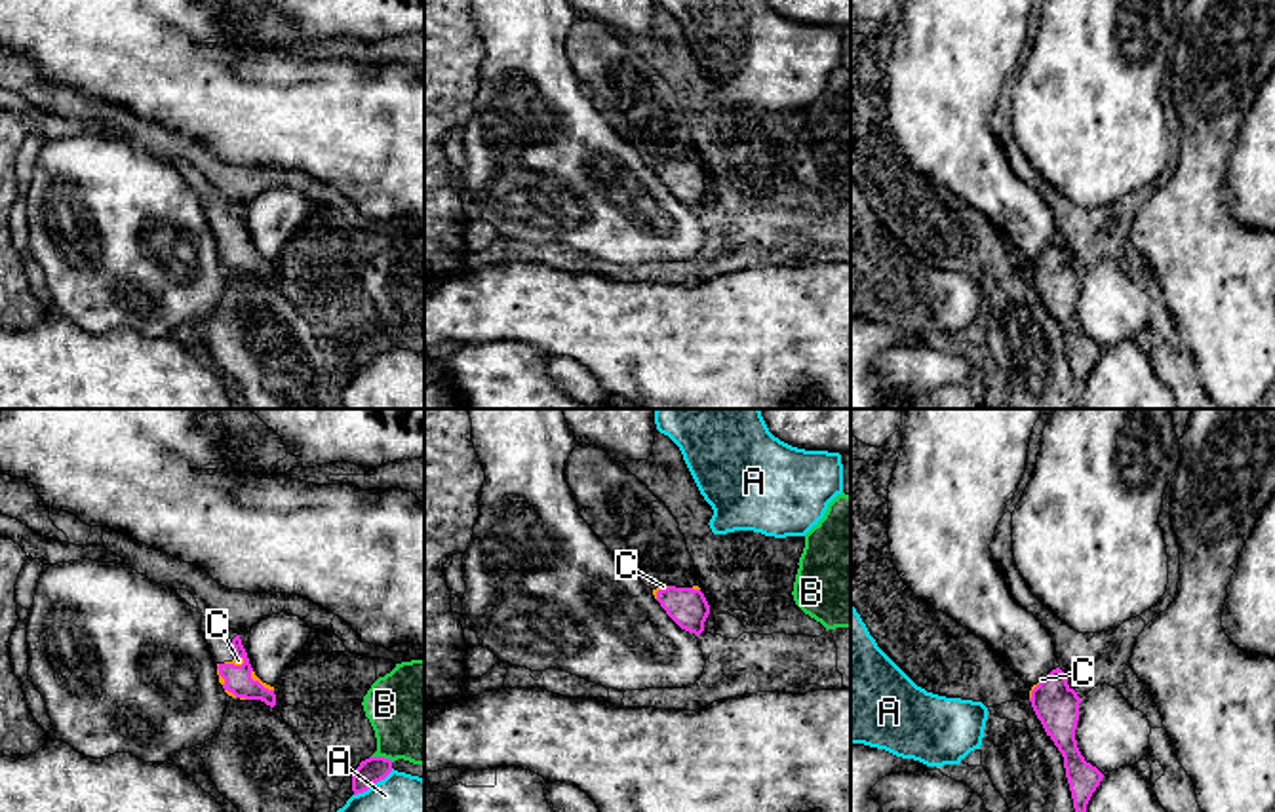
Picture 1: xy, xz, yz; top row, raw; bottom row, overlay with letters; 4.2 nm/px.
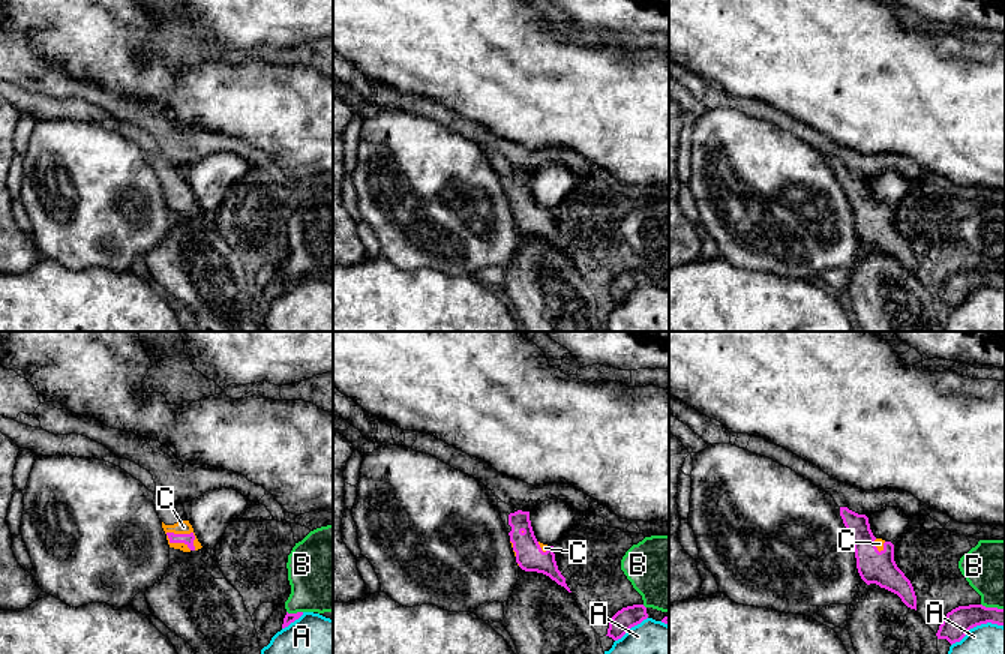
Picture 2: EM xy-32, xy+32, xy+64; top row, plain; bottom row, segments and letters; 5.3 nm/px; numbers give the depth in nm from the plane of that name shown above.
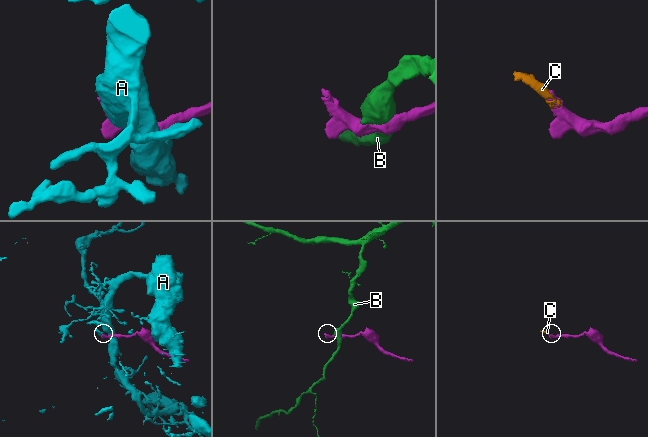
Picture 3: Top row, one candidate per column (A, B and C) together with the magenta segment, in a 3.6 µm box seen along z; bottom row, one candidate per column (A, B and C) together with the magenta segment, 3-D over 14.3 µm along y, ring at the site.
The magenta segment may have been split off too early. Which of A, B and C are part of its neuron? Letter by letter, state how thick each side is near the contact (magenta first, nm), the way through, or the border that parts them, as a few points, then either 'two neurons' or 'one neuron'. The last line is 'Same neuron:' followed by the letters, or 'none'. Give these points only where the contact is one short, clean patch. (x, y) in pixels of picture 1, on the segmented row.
A: 110/170 nm | two neurons
B: 110/440 nm | two neurons
C: 120/30 nm | across xy (238, 681), (233, 674), (235, 658), (238, 660) | one neuron
Same neuron: C

